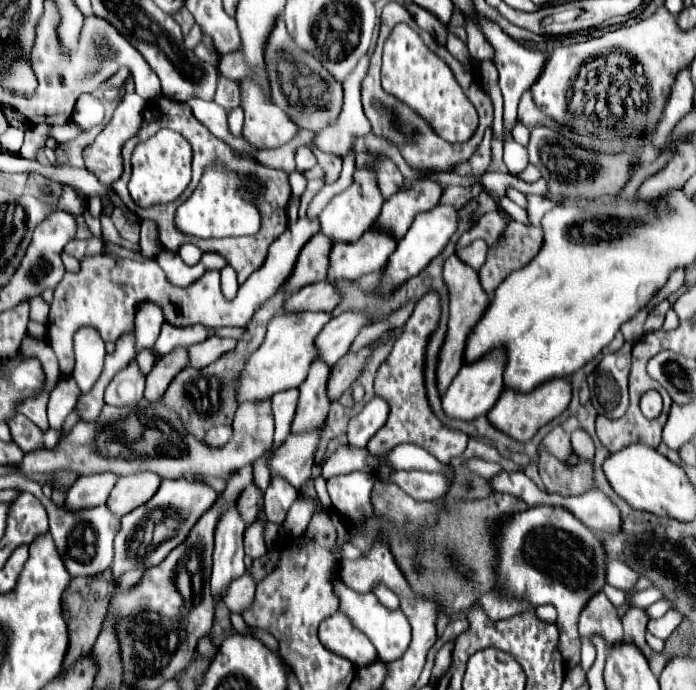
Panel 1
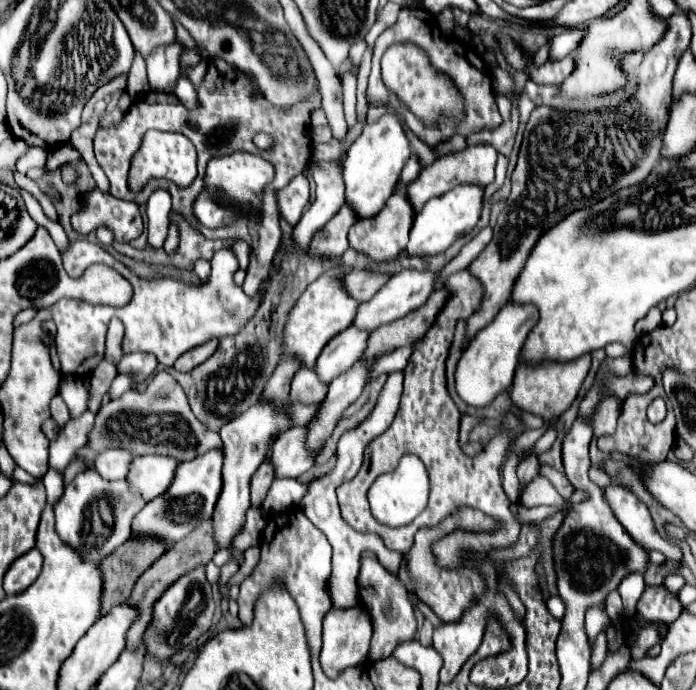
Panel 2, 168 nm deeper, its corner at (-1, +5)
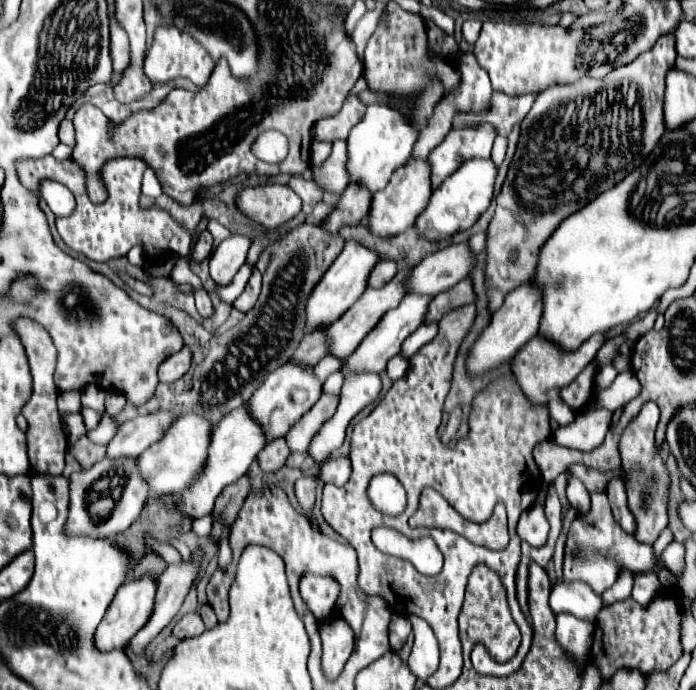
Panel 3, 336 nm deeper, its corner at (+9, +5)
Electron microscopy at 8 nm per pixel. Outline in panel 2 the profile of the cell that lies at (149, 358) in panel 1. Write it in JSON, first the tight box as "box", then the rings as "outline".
{"box":[110,373,134,399],"outline":[[[120,373],[114,381],[112,381],[112,387],[110,387],[110,397],[116,399],[120,397],[122,393],[130,391],[134,387],[134,375],[132,373]]]}

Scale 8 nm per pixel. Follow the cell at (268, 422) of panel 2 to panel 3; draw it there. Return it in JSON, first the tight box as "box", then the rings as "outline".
{"box":[246,361,322,441],"outline":[[[288,361],[280,369],[272,371],[266,381],[258,387],[258,391],[250,397],[246,403],[248,411],[264,425],[268,441],[282,437],[288,433],[288,429],[306,413],[312,409],[312,405],[318,401],[322,393],[322,381],[314,375],[314,369],[302,367],[296,361]]]}

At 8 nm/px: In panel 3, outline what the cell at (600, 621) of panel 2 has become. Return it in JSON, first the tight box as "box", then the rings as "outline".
{"box":[550,581,600,621],"outline":[[[560,581],[552,587],[550,607],[555,614],[572,613],[580,619],[596,621],[600,605],[600,597],[582,581]]]}

